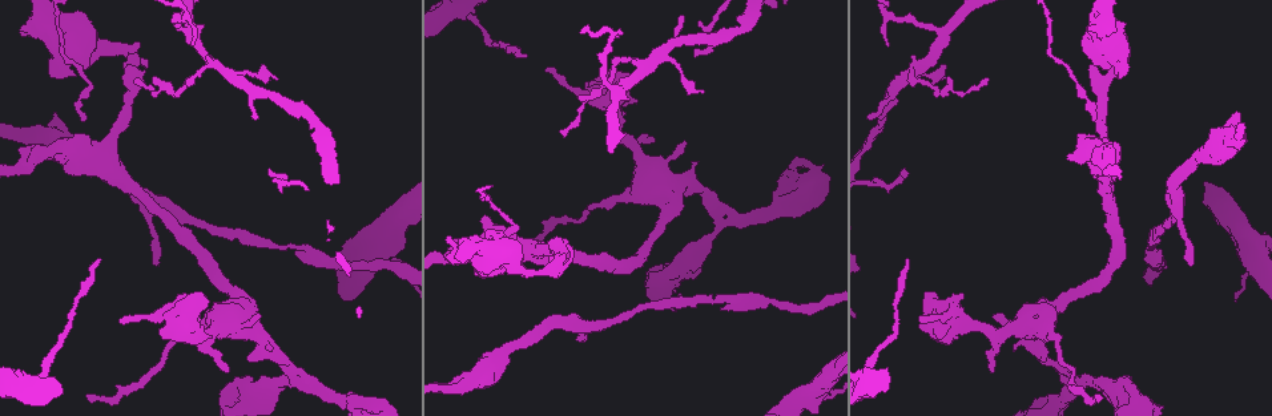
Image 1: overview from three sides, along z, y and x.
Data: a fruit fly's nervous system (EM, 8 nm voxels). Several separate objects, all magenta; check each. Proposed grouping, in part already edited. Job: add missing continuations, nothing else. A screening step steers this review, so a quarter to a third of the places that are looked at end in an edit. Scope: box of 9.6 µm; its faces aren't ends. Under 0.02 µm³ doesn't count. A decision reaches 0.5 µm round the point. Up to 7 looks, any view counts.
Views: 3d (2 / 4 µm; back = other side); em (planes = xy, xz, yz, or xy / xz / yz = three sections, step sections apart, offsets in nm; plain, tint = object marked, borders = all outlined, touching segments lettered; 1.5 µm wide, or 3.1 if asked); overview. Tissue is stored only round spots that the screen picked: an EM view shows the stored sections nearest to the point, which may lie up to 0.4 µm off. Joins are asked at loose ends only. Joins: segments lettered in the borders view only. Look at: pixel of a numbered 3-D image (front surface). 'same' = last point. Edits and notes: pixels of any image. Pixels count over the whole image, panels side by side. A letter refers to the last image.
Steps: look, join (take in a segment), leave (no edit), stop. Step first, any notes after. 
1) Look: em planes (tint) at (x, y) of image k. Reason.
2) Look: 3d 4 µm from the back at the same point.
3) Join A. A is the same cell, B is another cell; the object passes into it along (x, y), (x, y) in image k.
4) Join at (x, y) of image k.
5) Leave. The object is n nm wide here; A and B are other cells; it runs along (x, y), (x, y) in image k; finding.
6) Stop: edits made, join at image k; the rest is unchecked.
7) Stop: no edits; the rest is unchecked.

Look: 3d 2 µm at (478, 387) of image 1. Stops while still wide.

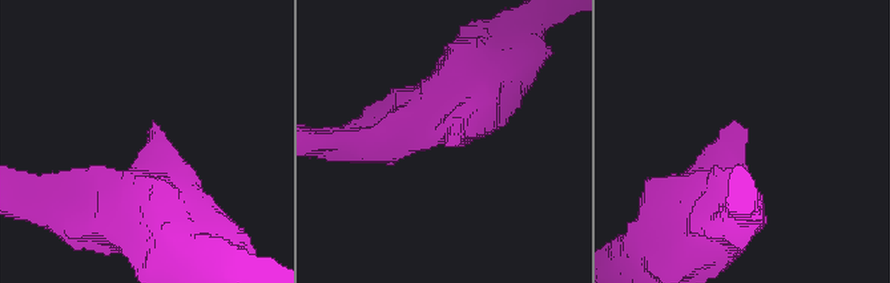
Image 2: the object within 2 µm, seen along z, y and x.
Look: em planes (tint) at (154, 125) of image 2. Now the EM.

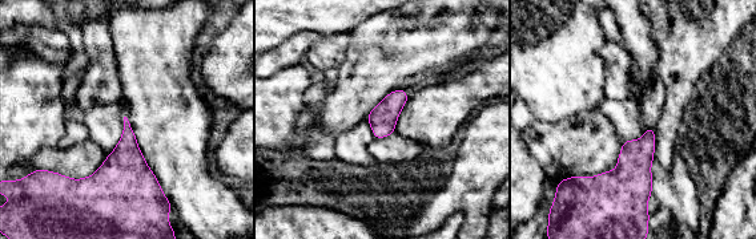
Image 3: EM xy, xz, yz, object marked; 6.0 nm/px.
Look: em planes (borders) at the same point. What lies round it.

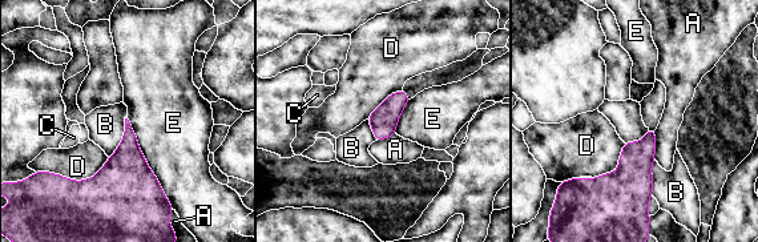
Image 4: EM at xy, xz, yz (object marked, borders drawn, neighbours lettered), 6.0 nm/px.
Leave. A, B, C, D and E are other cells; a border runs along (126, 119), (146, 165), (173, 205) in image 4; none of them fits.

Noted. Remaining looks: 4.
Look: 3d 4 µm at (19, 30) of image 1. Free end.

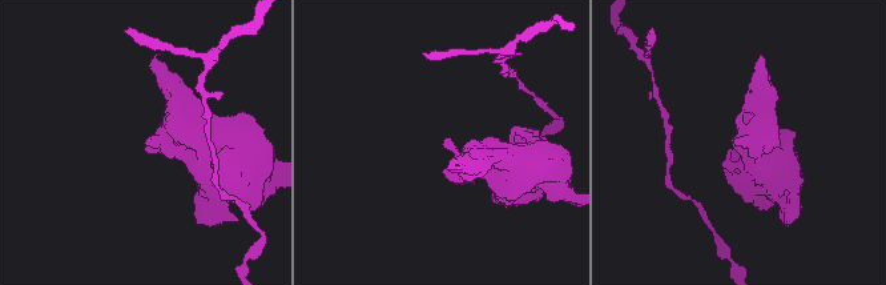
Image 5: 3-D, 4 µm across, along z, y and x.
Look: em planes (tint) at (448, 137) of image 5.

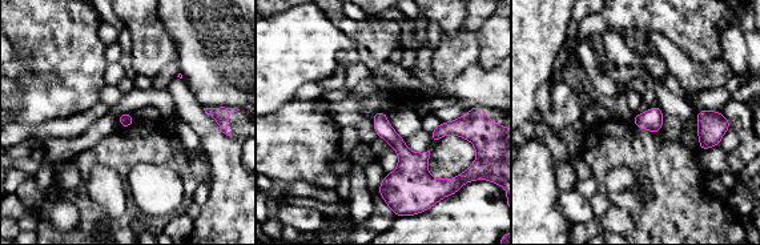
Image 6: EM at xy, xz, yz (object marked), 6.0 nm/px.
Look: em planes (borders) at the same point. What lies round it.

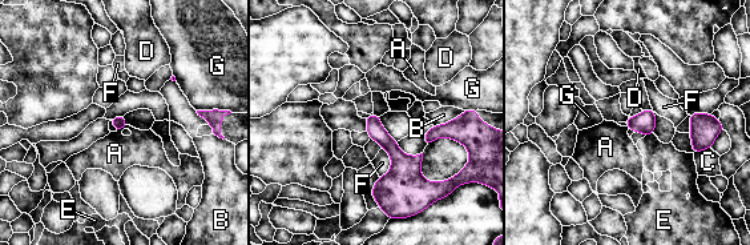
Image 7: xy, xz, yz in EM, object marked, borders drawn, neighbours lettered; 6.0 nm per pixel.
Leave. A, B, C, D, E, F and G are other cells; none of them fits.

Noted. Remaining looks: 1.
Look: em xy step 8 (borders) at (906, 259) of image 1. End of a long branch.

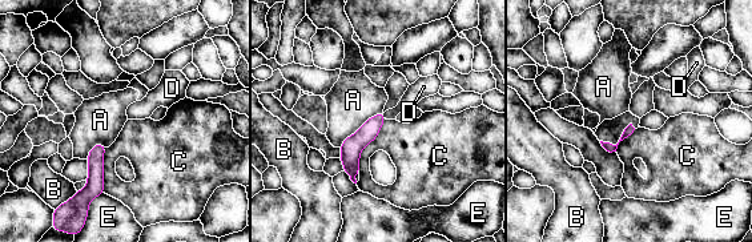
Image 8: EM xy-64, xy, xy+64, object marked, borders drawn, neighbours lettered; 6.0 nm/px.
Leave. A, B, C, D and E are other cells; a border runs along (382, 111), (373, 115), (340, 148) in image 8; none of them fits.

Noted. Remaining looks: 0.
Stop: no edits; the rest is unchecked.

